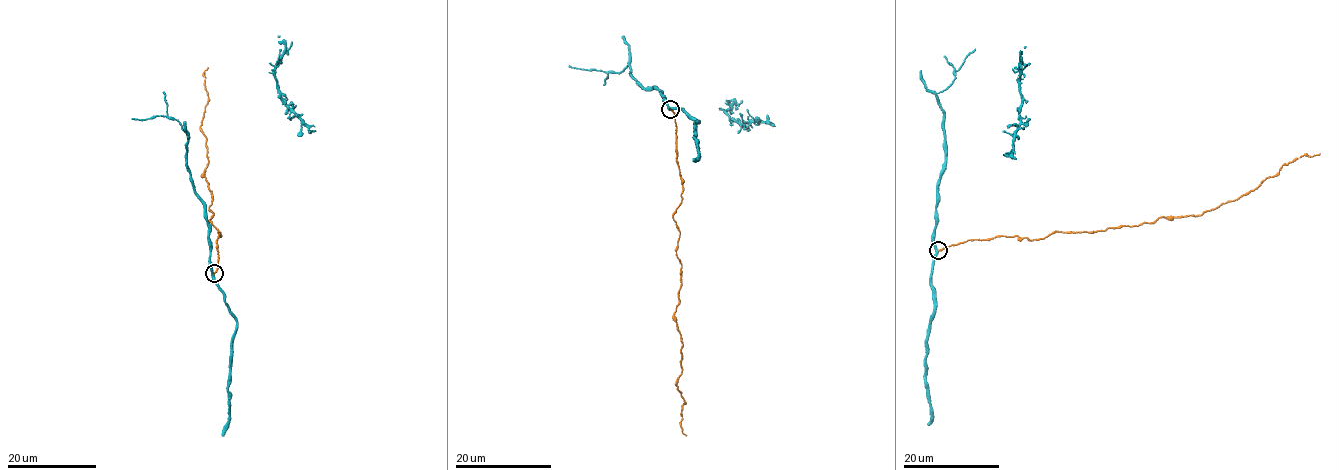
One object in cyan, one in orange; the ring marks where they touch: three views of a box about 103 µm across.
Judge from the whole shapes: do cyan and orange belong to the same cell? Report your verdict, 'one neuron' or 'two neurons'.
one neuron

